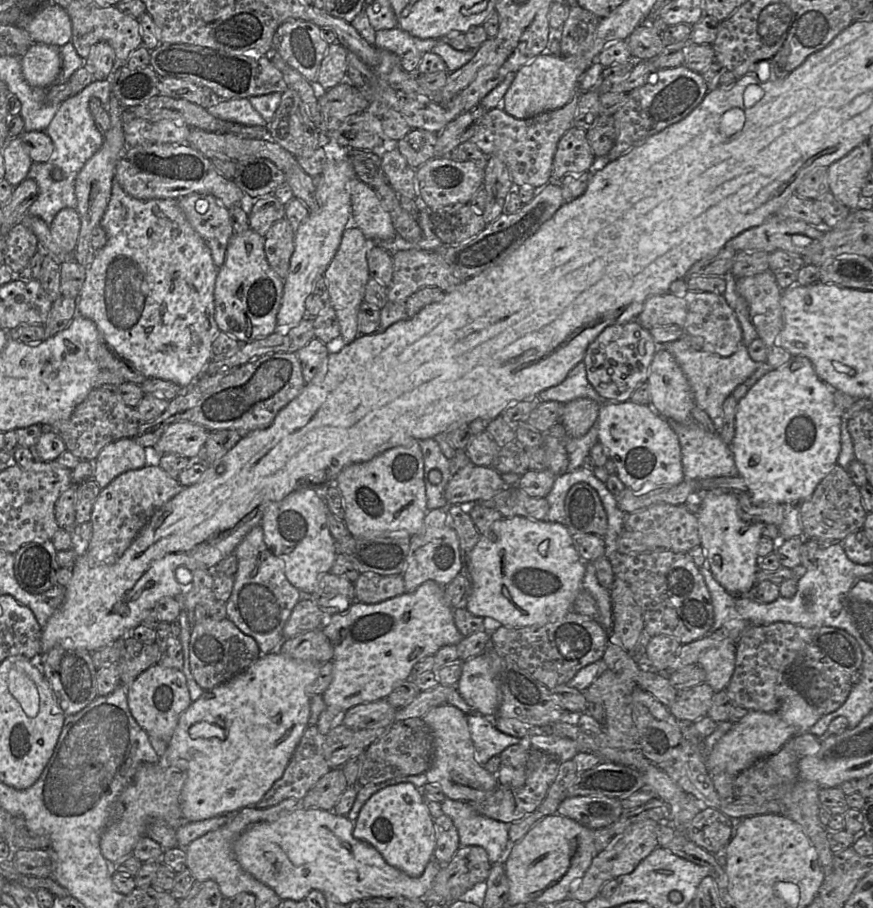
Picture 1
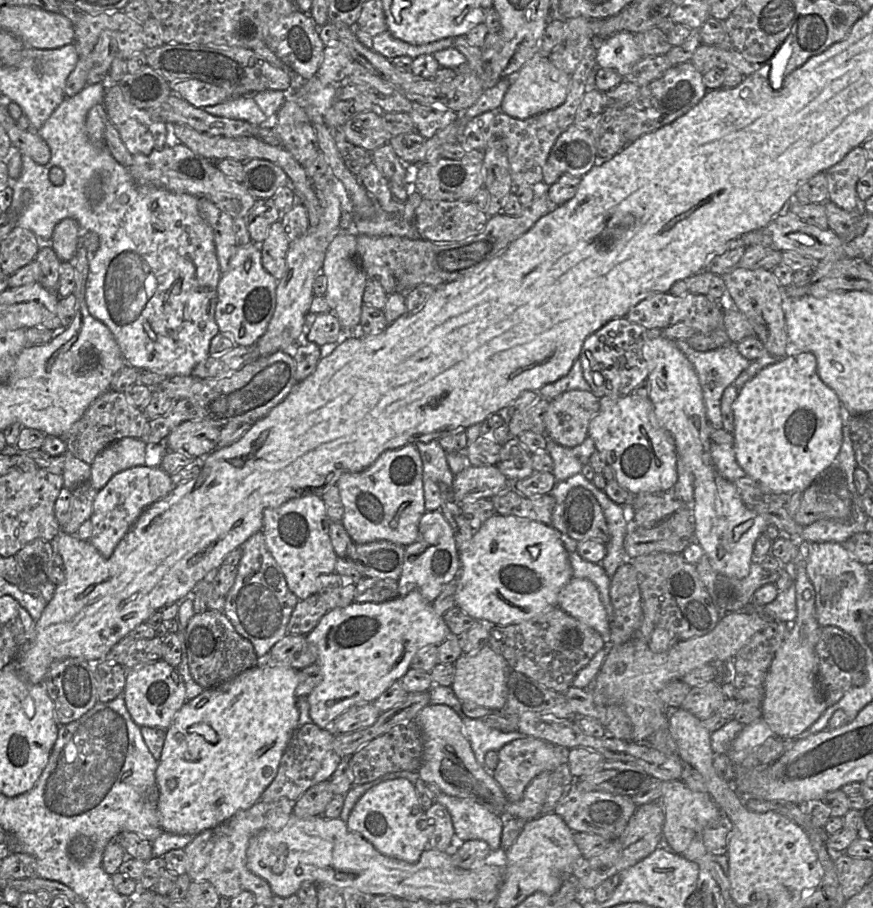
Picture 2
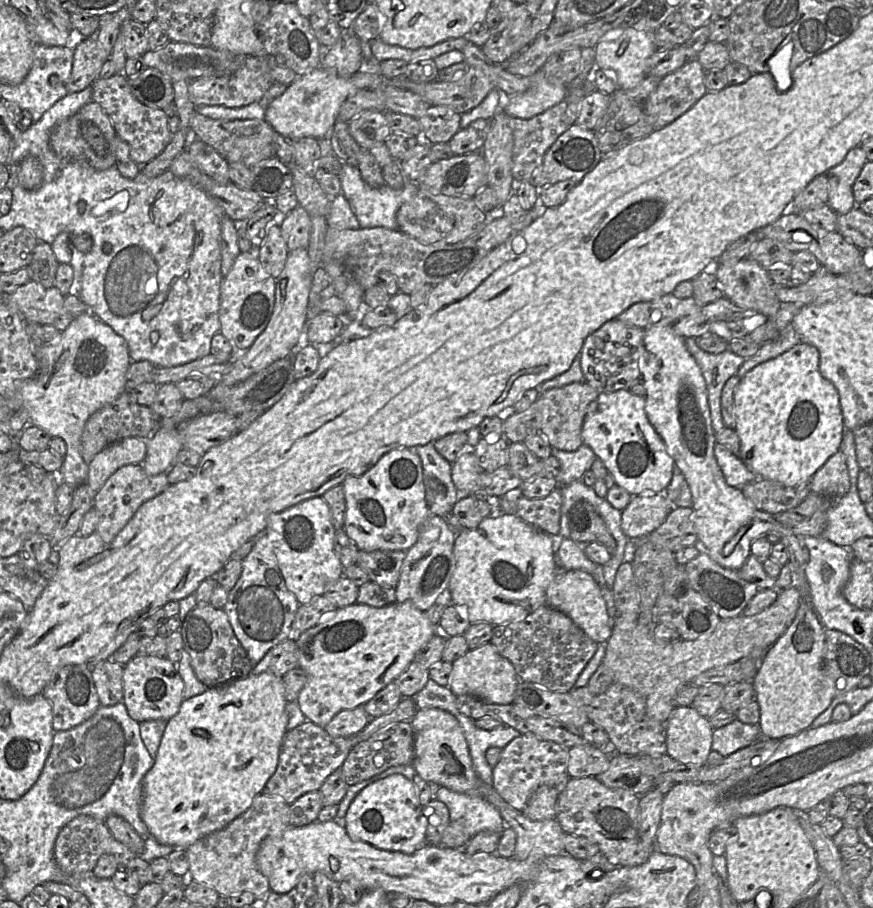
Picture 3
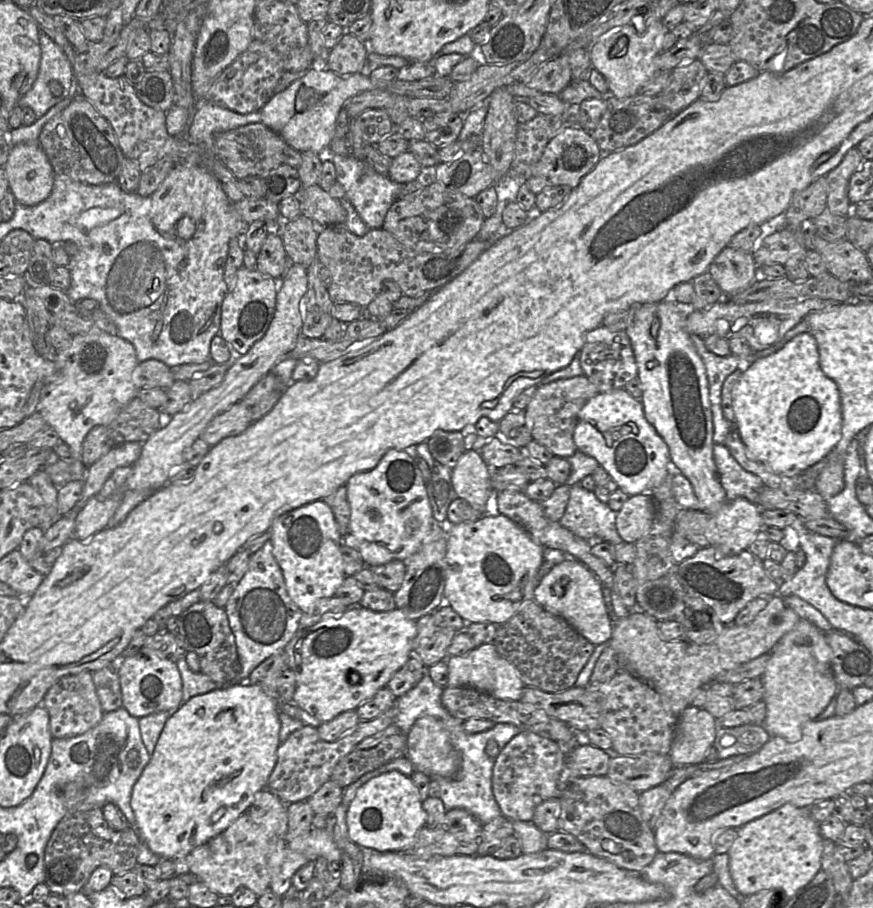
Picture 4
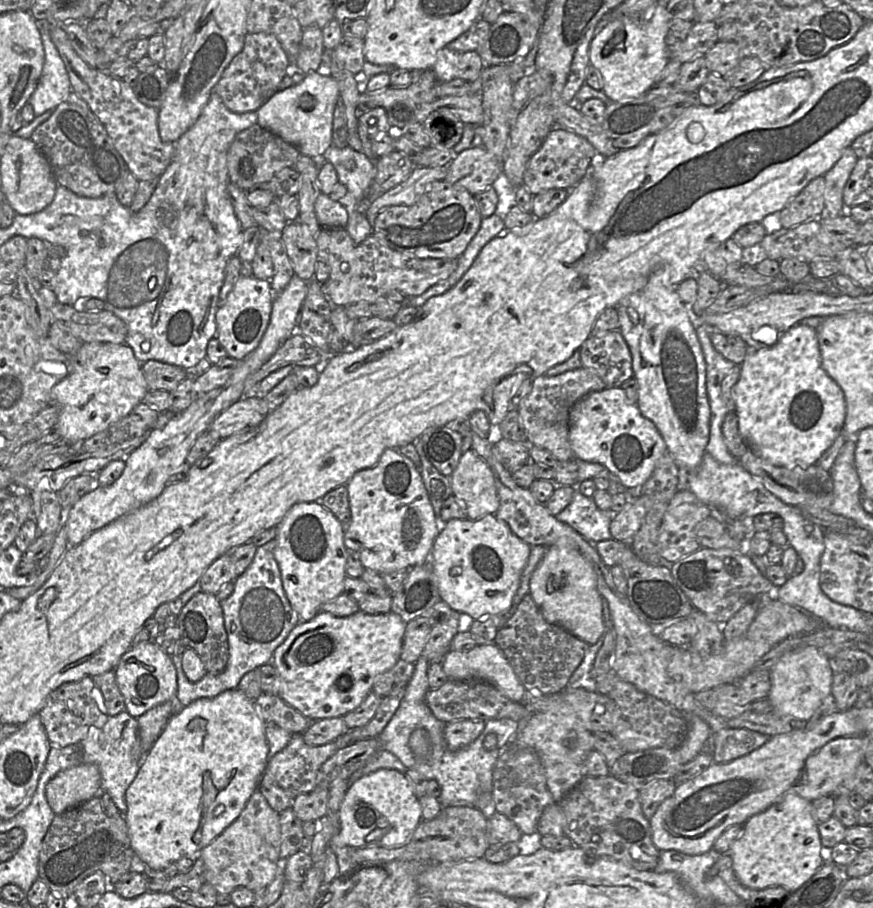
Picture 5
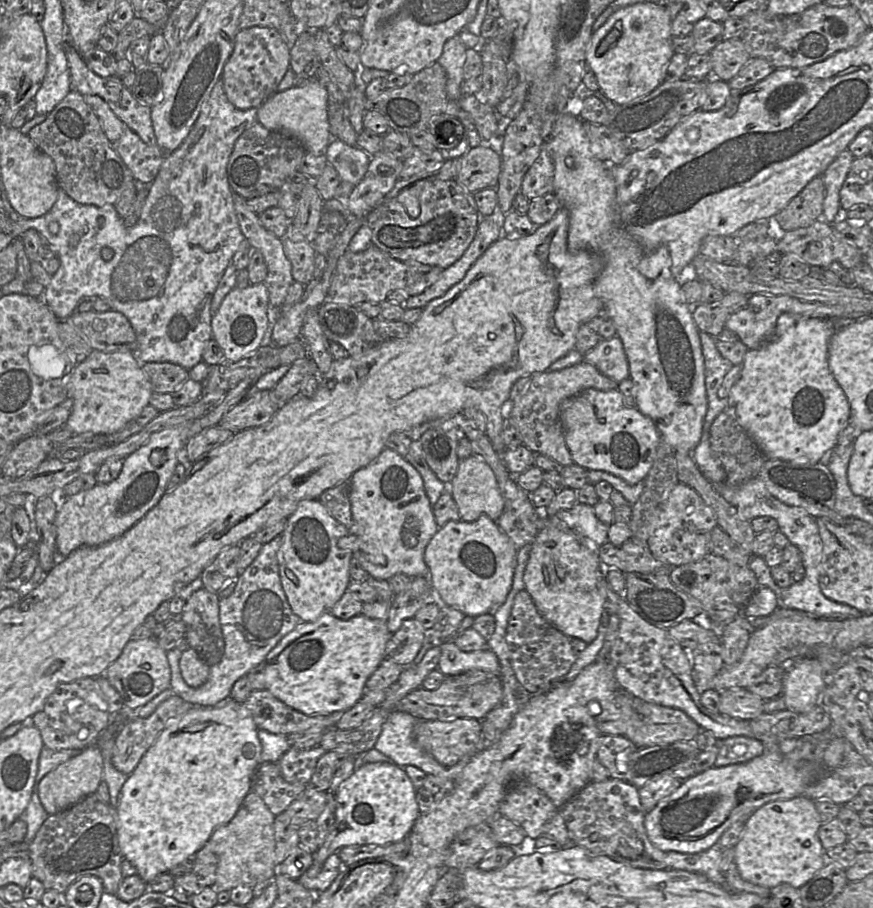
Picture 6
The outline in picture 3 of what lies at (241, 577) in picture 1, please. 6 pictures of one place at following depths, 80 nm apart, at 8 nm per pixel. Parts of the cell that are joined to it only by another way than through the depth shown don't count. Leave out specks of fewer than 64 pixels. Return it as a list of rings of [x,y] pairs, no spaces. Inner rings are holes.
[[[265,532],[257,537],[251,552],[241,563],[241,576],[228,592],[223,610],[254,667],[270,649],[291,638],[292,623],[300,603],[285,584],[271,542]]]

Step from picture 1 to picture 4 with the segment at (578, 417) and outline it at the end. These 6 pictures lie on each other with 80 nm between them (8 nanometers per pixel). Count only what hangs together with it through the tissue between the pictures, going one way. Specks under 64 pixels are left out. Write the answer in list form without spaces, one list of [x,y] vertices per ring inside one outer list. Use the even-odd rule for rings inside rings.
[[[583,374],[537,385],[536,392],[524,409],[525,421],[535,441],[545,446],[554,456],[568,458],[577,449],[573,433],[578,415],[585,403],[599,393],[597,387]]]

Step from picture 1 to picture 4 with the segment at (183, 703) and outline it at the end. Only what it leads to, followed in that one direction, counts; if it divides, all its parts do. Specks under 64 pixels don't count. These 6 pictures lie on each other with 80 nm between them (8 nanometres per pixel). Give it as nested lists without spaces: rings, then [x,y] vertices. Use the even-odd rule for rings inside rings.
[[[142,647],[135,655],[119,659],[119,681],[123,707],[134,717],[141,718],[157,712],[174,714],[182,704],[182,679],[177,664],[160,653]]]

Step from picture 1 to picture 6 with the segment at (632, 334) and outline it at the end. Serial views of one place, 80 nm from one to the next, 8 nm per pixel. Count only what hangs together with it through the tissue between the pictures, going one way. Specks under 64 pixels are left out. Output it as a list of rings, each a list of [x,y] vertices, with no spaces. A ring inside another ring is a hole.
[[[617,335],[595,345],[583,355],[583,361],[593,365],[618,384],[629,377],[628,359]]]

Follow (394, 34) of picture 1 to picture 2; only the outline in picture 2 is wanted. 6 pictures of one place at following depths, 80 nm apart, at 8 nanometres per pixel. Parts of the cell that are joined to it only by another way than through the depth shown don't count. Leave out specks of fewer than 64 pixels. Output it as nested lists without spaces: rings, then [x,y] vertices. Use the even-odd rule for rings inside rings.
[[[384,31],[373,37],[372,49],[388,59],[398,56],[409,56],[413,59],[423,54],[433,55],[435,52],[453,47],[454,38],[443,38],[435,42],[412,45],[395,38],[389,31]]]

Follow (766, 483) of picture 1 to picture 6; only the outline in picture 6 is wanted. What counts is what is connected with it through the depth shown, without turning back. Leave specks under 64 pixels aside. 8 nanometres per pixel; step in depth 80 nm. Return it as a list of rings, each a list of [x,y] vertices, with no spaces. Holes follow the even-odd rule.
[[[782,313],[773,338],[757,349],[747,350],[730,395],[739,424],[766,458],[795,464],[817,463],[835,446],[839,434],[849,424],[849,402],[828,364],[828,347],[834,332],[830,319]]]

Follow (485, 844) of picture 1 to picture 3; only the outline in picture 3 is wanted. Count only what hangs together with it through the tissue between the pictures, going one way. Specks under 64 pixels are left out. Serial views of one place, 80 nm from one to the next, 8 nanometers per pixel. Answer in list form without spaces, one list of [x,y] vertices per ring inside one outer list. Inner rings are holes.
[[[440,786],[437,799],[447,806],[450,820],[461,824],[470,837],[484,830],[501,833],[506,826],[499,811],[479,795],[454,792],[446,787]]]

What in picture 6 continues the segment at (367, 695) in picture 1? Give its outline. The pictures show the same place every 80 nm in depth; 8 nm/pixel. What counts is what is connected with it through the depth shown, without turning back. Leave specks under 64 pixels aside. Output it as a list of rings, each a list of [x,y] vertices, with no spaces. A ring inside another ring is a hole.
[[[324,612],[315,622],[301,621],[268,653],[264,661],[266,690],[287,706],[306,715],[345,712],[361,700],[368,678],[385,659],[386,645],[391,636],[386,621],[363,614],[342,620],[330,612]]]

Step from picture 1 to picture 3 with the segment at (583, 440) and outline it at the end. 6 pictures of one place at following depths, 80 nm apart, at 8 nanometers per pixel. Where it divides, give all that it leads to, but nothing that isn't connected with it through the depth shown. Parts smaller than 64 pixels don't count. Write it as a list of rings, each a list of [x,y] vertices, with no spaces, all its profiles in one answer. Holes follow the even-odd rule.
[[[582,444],[575,451],[563,451],[552,448],[552,455],[561,464],[560,473],[555,478],[559,485],[568,485],[573,481],[580,480],[583,473],[591,469],[597,457],[594,451],[585,444]]]

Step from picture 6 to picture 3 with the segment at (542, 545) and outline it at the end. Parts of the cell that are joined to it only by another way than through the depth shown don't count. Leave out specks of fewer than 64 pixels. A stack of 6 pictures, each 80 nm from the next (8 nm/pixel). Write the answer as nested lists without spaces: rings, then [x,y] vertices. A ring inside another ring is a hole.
[[[558,569],[546,591],[546,604],[567,615],[585,634],[597,643],[607,641],[611,636],[614,621],[609,618],[600,586],[585,571]]]

